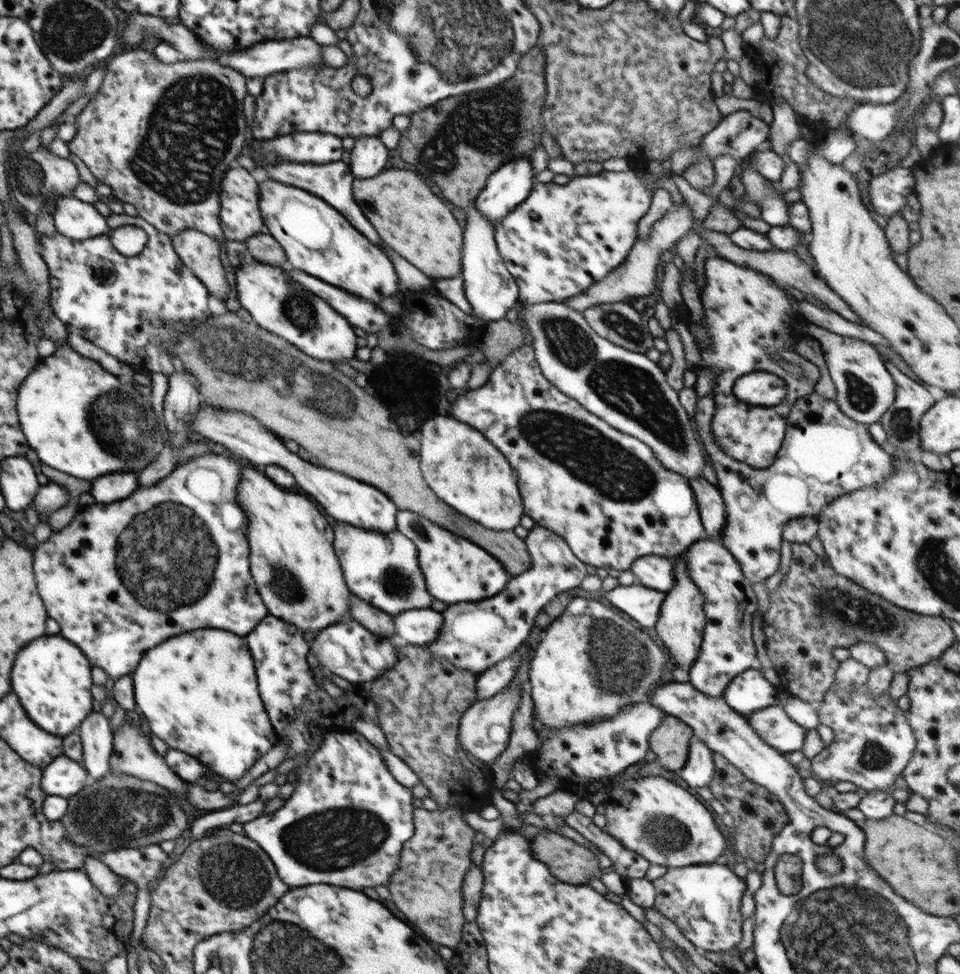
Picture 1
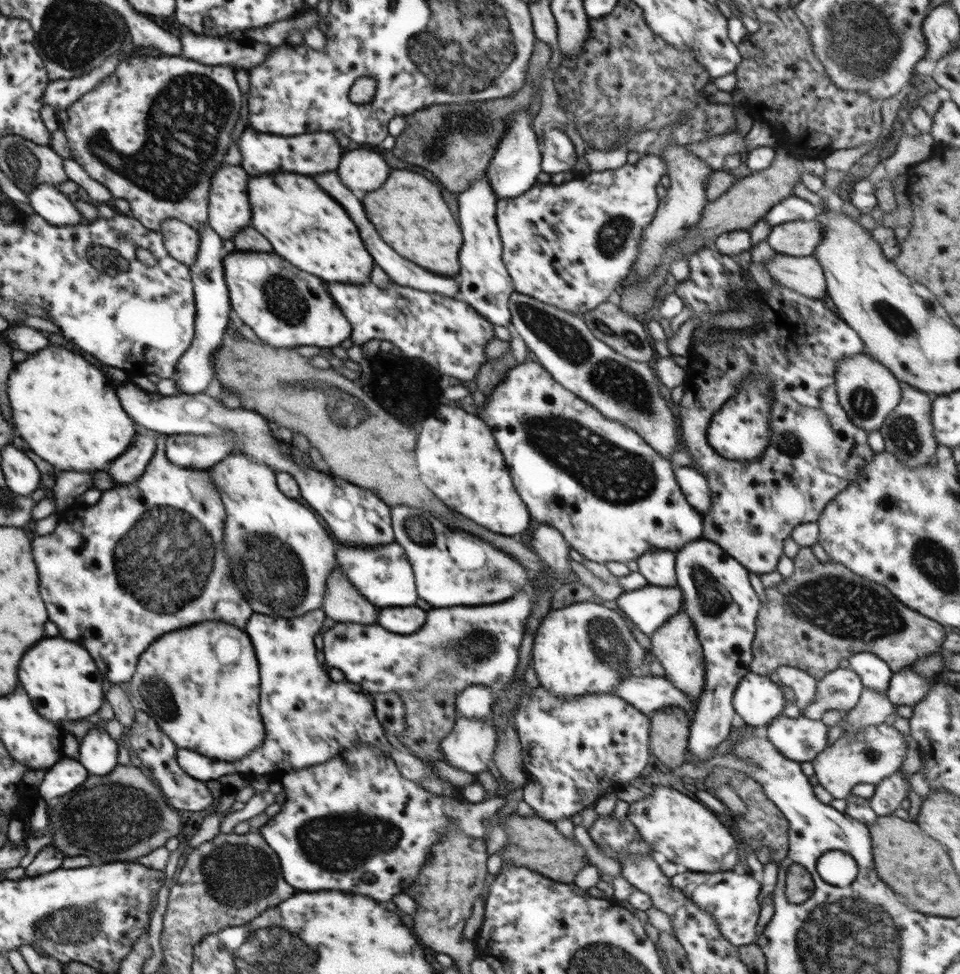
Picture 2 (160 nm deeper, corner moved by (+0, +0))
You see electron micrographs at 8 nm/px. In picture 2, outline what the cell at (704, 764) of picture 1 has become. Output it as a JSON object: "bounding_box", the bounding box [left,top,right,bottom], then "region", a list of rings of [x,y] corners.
{"bounding_box":[675,538,762,765],"region":[[[700,538],[683,546],[675,553],[675,571],[677,586],[683,592],[683,610],[696,629],[705,660],[705,686],[689,726],[687,746],[692,753],[690,763],[696,765],[715,756],[716,748],[738,720],[733,696],[742,677],[751,671],[751,644],[762,603],[750,585],[749,570],[715,542]]]}

